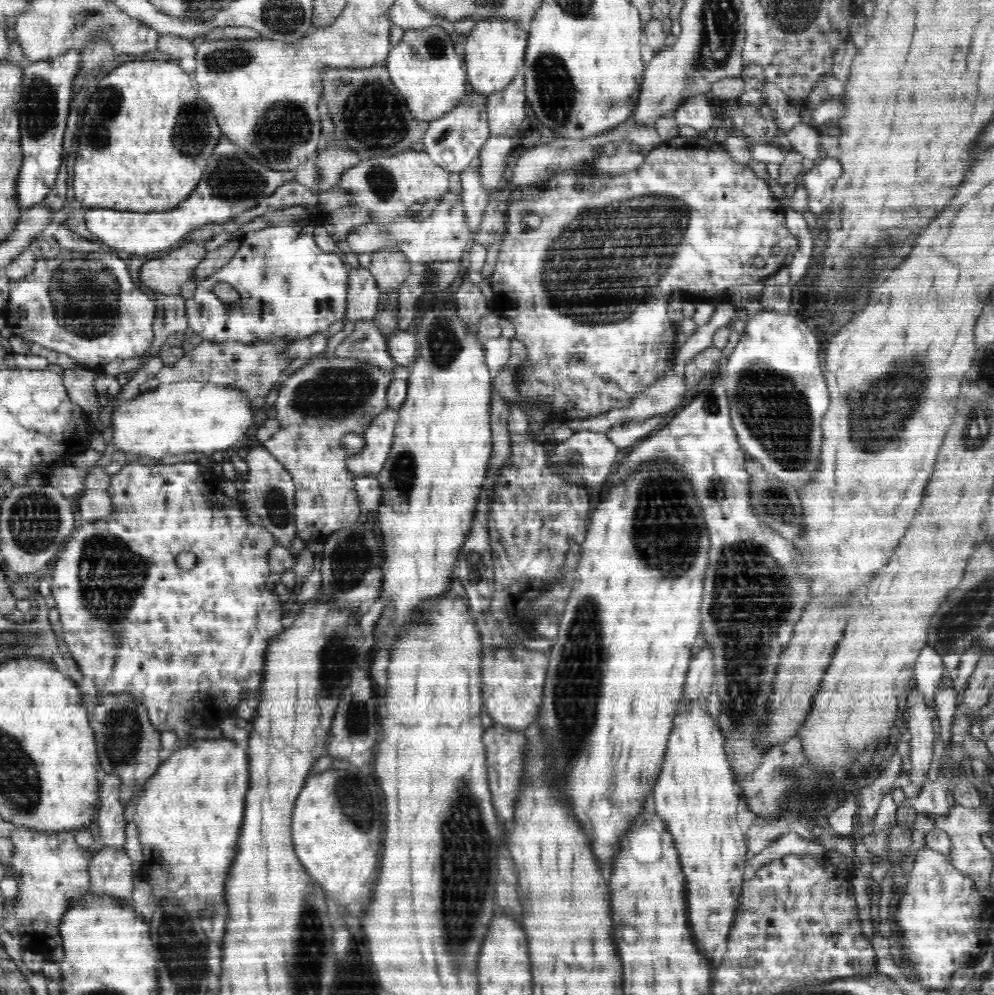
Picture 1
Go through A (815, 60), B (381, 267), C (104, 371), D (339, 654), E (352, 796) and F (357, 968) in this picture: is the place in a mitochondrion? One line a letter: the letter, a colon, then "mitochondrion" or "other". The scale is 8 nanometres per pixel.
A: other
B: other
C: other
D: mitochondrion
E: mitochondrion
F: other

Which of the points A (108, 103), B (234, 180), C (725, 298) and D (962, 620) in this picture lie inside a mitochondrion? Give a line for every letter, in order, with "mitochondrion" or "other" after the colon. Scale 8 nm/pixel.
A: mitochondrion
B: mitochondrion
C: other
D: mitochondrion

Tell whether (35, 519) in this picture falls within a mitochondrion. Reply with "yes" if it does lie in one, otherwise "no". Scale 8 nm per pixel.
yes

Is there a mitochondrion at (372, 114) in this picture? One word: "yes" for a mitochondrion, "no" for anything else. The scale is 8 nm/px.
yes

